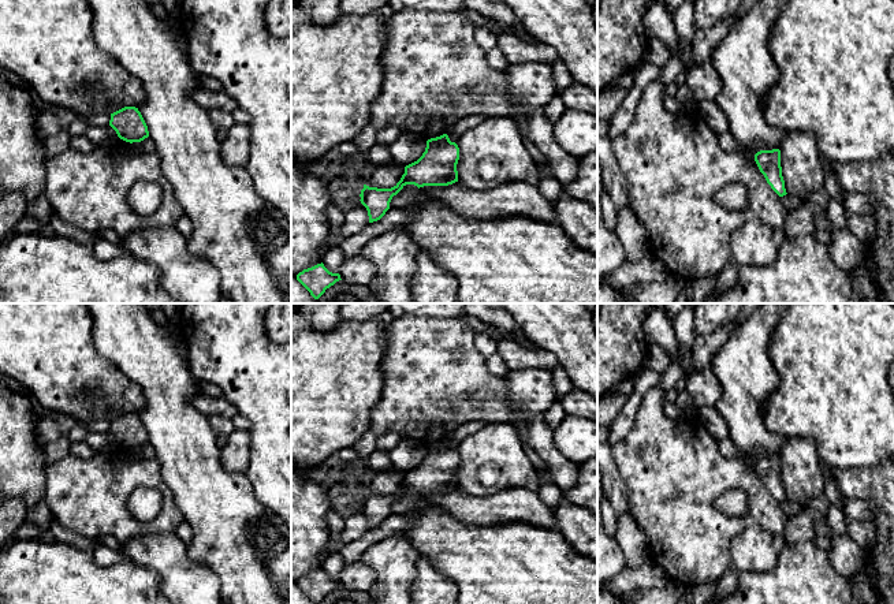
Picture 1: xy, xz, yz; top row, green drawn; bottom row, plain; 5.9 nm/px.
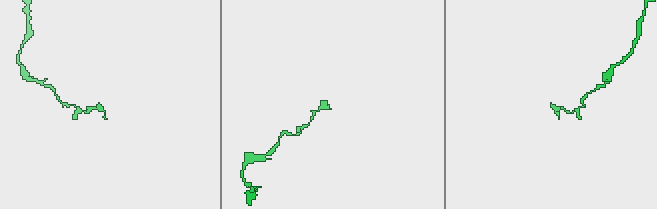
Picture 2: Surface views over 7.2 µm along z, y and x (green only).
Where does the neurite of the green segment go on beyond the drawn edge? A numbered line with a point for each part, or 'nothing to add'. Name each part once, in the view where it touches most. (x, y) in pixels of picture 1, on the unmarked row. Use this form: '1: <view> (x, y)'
nothing to add

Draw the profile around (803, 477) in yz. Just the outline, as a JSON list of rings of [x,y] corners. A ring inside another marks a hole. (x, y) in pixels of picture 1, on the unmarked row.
[[[790,437],[781,452],[781,473],[787,502],[807,506],[824,492],[823,465],[815,441]]]

